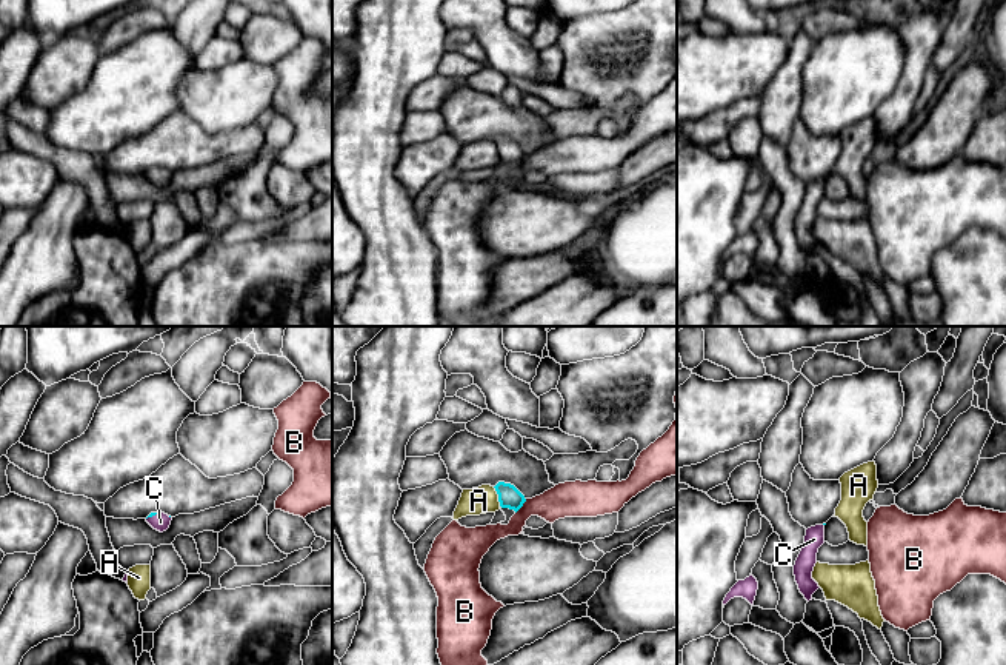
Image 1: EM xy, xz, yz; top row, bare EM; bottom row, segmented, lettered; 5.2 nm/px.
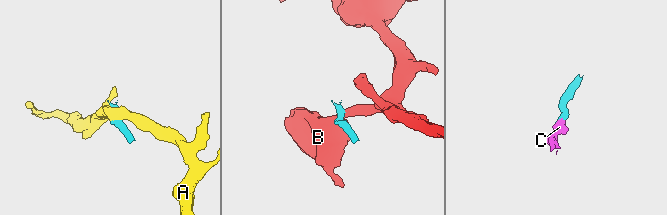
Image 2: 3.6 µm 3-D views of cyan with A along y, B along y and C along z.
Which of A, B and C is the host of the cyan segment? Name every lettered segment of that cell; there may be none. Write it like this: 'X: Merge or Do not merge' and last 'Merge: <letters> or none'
A: Do not merge
B: Do not merge
C: Merge
Merge: C

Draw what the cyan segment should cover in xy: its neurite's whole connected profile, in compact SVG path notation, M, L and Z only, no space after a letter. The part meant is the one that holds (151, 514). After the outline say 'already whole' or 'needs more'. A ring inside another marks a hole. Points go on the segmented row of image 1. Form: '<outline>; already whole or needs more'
M151 513L146 522L157 531L163 533L169 528L172 517L165 513Z; needs more

